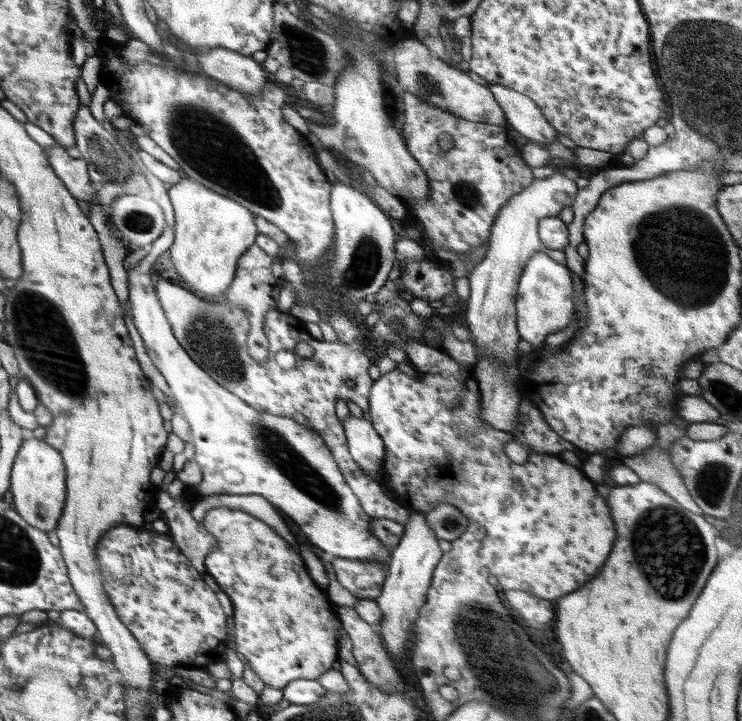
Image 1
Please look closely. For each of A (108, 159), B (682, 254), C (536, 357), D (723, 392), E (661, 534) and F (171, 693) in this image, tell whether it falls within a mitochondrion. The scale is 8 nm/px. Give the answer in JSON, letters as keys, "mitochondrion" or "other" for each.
{"A":"mitochondrion","B":"mitochondrion","C":"other","D":"mitochondrion","E":"mitochondrion","F":"other"}

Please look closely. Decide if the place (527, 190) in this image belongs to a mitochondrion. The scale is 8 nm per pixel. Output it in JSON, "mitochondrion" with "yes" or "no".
{"mitochondrion":"no"}

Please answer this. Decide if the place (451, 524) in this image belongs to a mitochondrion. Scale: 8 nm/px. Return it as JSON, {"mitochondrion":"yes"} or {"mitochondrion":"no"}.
{"mitochondrion":"no"}

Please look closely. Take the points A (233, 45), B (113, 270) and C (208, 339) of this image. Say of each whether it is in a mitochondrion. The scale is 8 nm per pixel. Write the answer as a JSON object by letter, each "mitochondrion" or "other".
{"A":"other","B":"other","C":"mitochondrion"}

